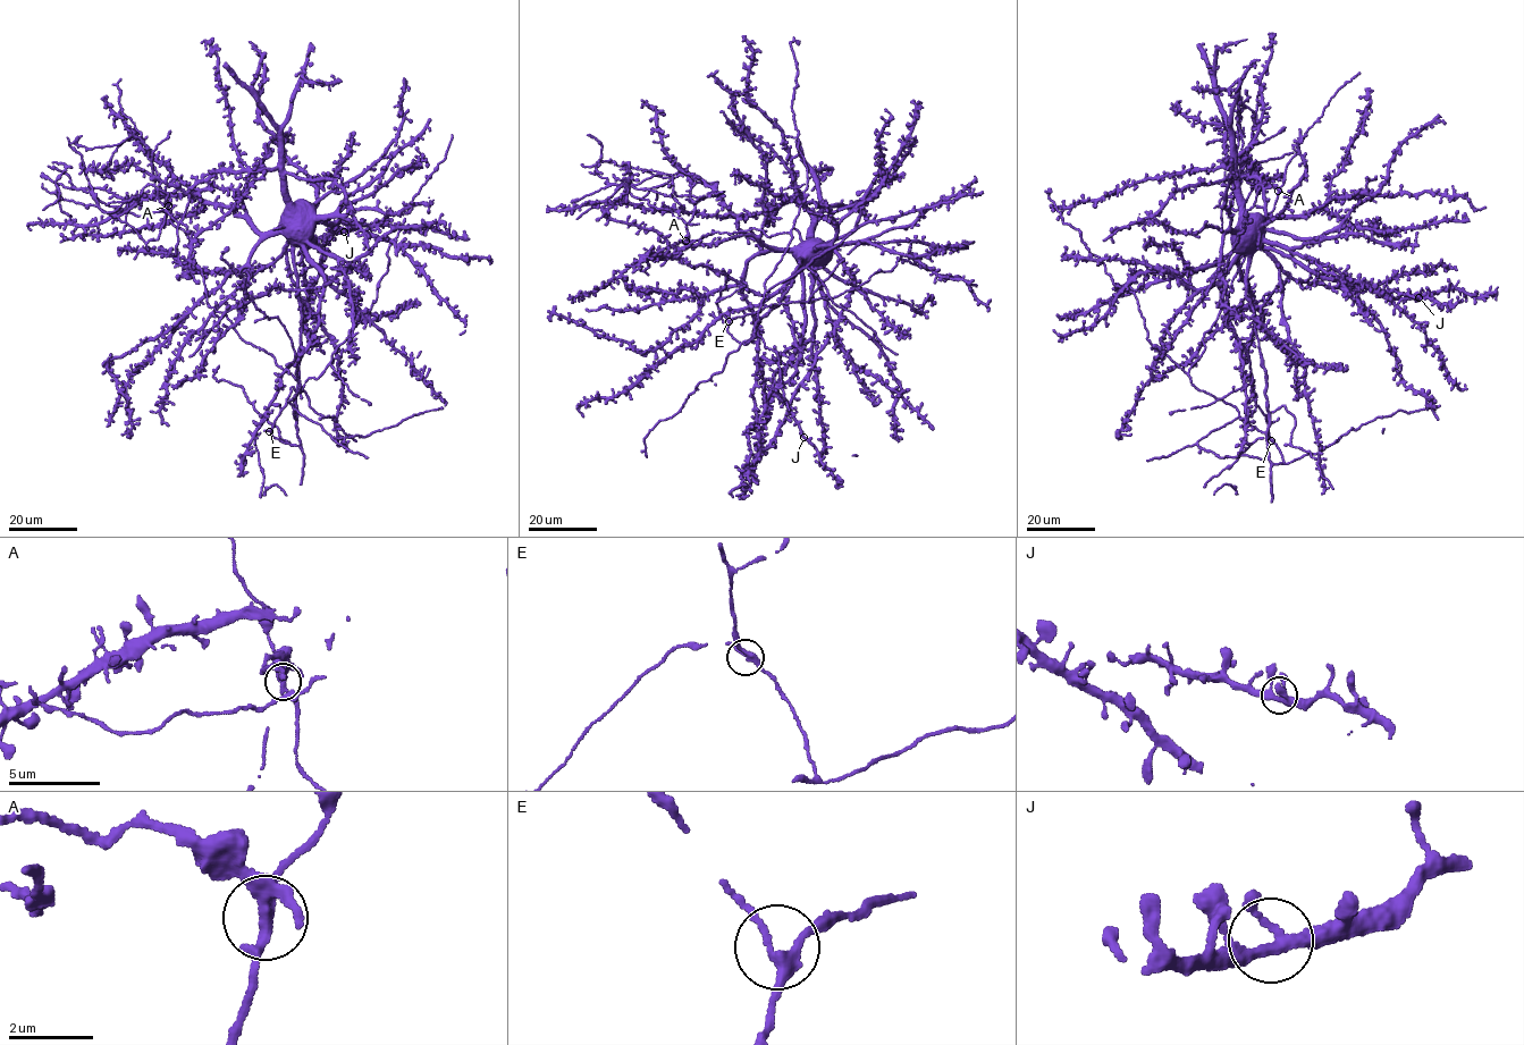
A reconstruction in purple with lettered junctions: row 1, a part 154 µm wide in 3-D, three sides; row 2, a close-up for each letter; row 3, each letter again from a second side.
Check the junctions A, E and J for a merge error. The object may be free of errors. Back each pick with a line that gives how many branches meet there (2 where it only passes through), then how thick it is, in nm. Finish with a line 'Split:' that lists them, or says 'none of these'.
A: Branches: 4. Thickness 240 nm
Split: A

